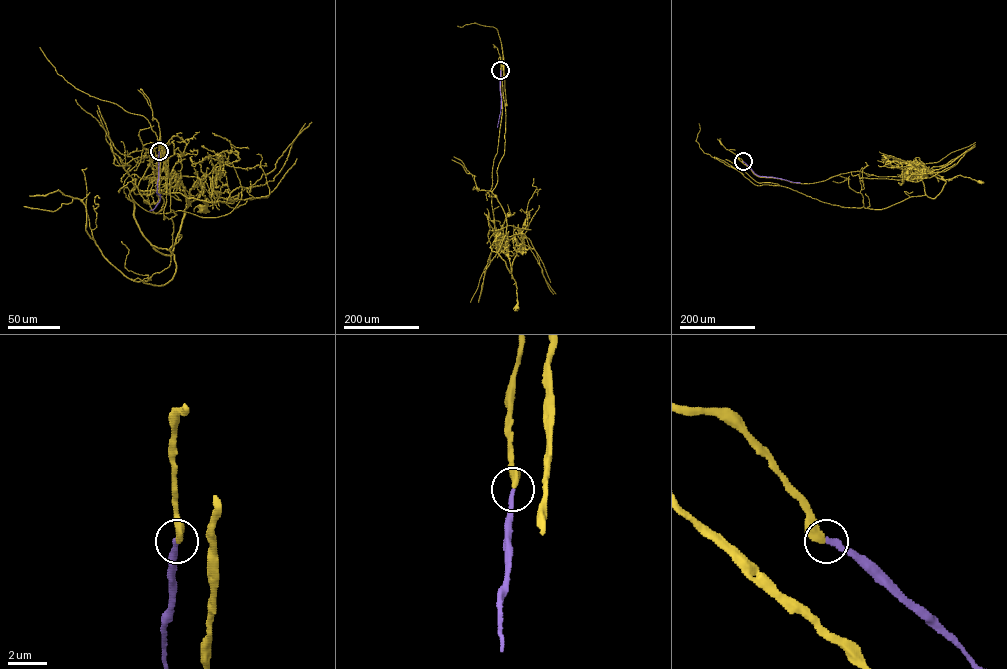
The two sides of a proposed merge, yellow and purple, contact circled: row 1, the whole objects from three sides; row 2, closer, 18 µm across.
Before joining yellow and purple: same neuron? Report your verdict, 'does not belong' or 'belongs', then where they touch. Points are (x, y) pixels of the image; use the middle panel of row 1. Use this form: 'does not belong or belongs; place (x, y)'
belongs; place (500, 70)

